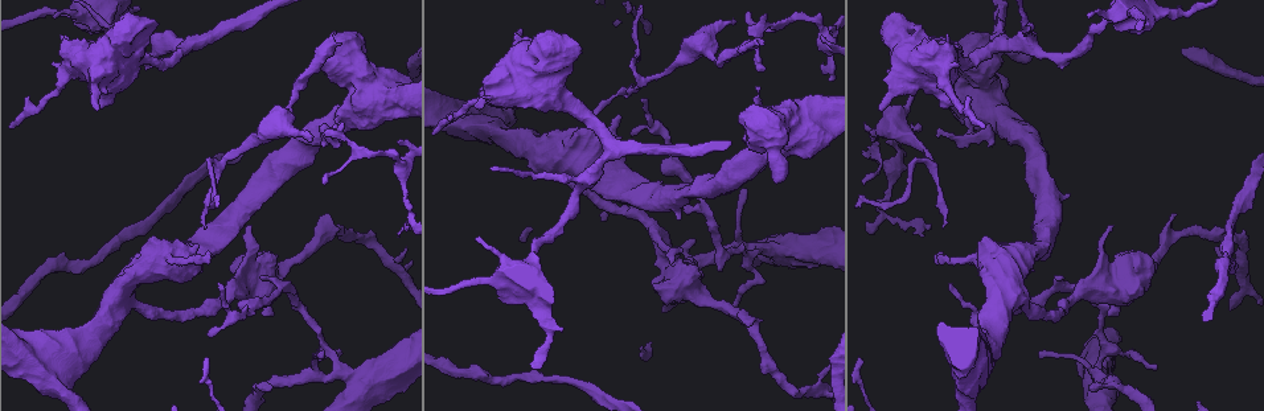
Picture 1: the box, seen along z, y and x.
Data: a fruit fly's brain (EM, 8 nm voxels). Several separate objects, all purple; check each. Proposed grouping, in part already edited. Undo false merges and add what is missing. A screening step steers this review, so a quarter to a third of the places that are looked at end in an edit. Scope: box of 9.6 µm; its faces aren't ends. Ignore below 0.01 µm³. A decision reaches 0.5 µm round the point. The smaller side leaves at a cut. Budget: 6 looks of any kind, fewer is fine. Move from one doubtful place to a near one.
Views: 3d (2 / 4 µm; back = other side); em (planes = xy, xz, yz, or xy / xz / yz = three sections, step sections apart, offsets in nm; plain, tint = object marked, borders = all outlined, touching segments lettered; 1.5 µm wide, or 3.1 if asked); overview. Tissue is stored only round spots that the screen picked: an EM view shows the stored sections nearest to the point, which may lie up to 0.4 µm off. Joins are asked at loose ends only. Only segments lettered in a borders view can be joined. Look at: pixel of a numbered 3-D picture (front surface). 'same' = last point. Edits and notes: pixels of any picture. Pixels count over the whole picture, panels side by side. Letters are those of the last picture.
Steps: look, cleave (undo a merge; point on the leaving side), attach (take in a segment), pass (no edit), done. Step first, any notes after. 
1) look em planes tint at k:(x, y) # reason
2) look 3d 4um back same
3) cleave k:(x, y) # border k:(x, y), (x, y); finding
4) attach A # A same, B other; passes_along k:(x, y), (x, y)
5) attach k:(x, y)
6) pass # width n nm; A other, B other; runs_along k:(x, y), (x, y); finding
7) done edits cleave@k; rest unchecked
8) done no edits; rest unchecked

look em planes borders at 1:(922, 235) # tapers out

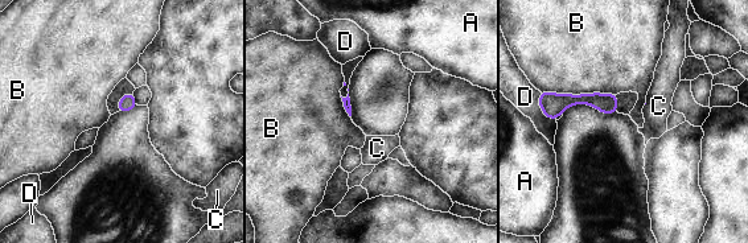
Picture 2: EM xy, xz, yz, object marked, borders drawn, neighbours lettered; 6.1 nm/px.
pass # longest_contact B 480 nm; A other, B other, C other, D other; border 2:(539, 90), (560, 94), (616, 94); no lettered segment goes on from it

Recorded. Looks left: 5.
look 3d 2um at 1:(633, 84) # an open end

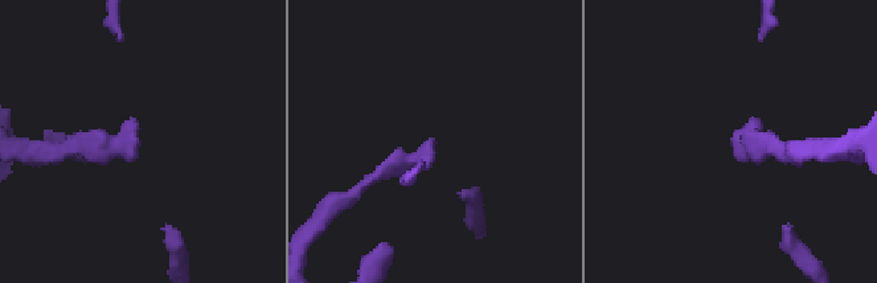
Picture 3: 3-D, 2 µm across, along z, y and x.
look em planes tint at 3:(433, 139) # shape alone is not enough

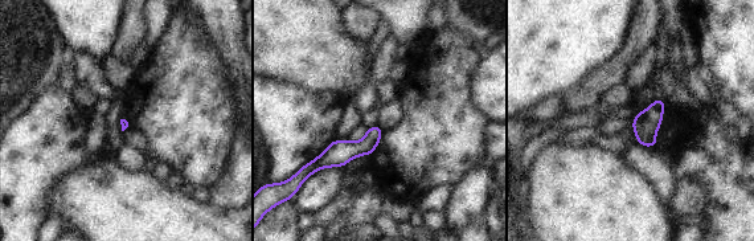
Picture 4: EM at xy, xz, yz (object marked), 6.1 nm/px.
look em planes borders same

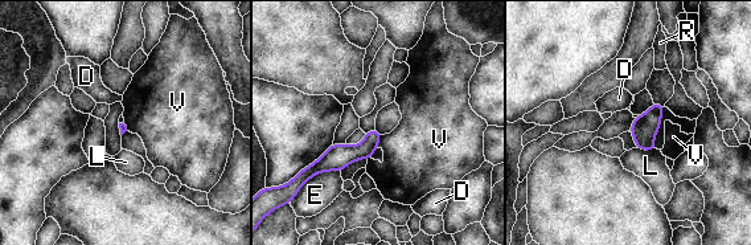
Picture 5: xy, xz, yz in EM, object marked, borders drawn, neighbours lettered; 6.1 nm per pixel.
pass # longest_contact E 240 nm; D other, E other, L other, R other, V other; none of them fits

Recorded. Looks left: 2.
look em planes tint at 1:(744, 188) # an open end

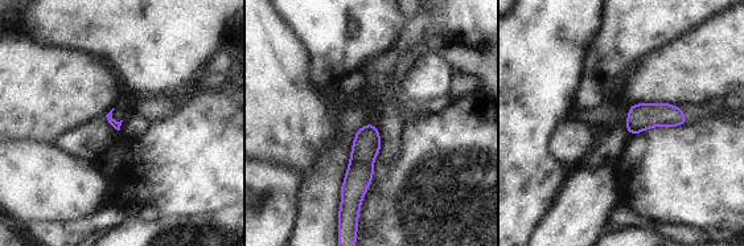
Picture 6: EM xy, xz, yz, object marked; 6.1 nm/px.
look em planes borders same

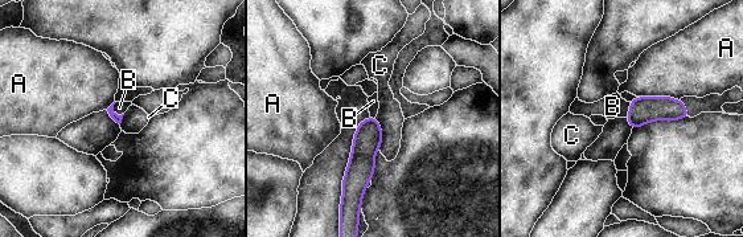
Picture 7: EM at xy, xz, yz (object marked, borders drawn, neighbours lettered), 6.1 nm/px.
attach B # A other, B same, C other; it goes on there

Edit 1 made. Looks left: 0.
done edits attach@7; rest unchecked

